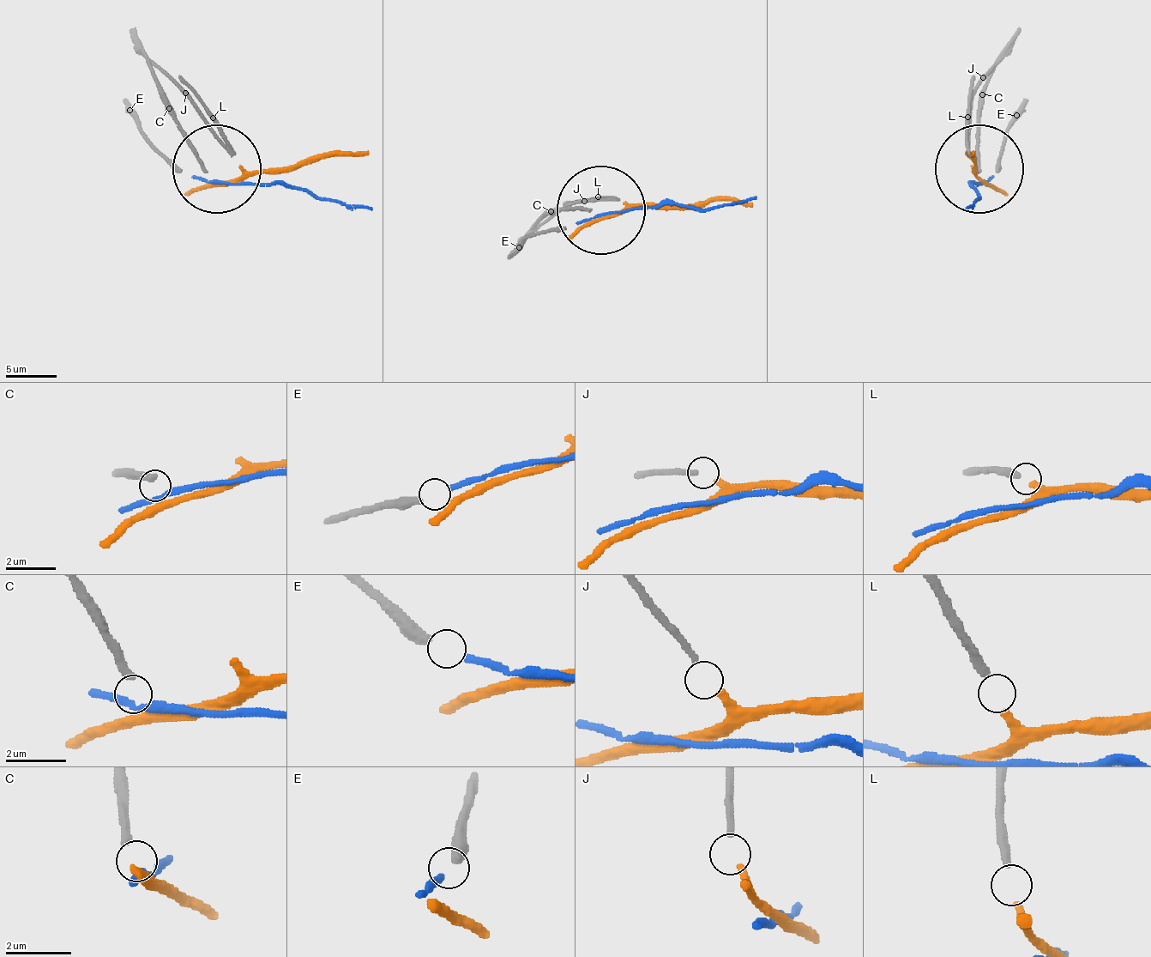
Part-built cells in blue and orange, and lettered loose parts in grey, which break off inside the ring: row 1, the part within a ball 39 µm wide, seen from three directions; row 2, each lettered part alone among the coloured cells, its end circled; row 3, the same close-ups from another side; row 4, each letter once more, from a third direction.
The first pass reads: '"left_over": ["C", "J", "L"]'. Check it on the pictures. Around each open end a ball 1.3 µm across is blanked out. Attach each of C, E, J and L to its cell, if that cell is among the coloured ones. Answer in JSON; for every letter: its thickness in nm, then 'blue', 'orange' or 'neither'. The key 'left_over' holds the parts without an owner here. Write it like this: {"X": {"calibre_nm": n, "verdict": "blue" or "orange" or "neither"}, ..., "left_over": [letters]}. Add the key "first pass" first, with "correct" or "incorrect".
{"first pass": "incorrect", "C": {"calibre_nm": 280, "verdict": "neither"}, "E": {"calibre_nm": 380, "verdict": "blue"}, "J": {"calibre_nm": 180, "verdict": "neither"}, "L": {"calibre_nm": 280, "verdict": "orange"}, "left_over": ["C", "J"]}

